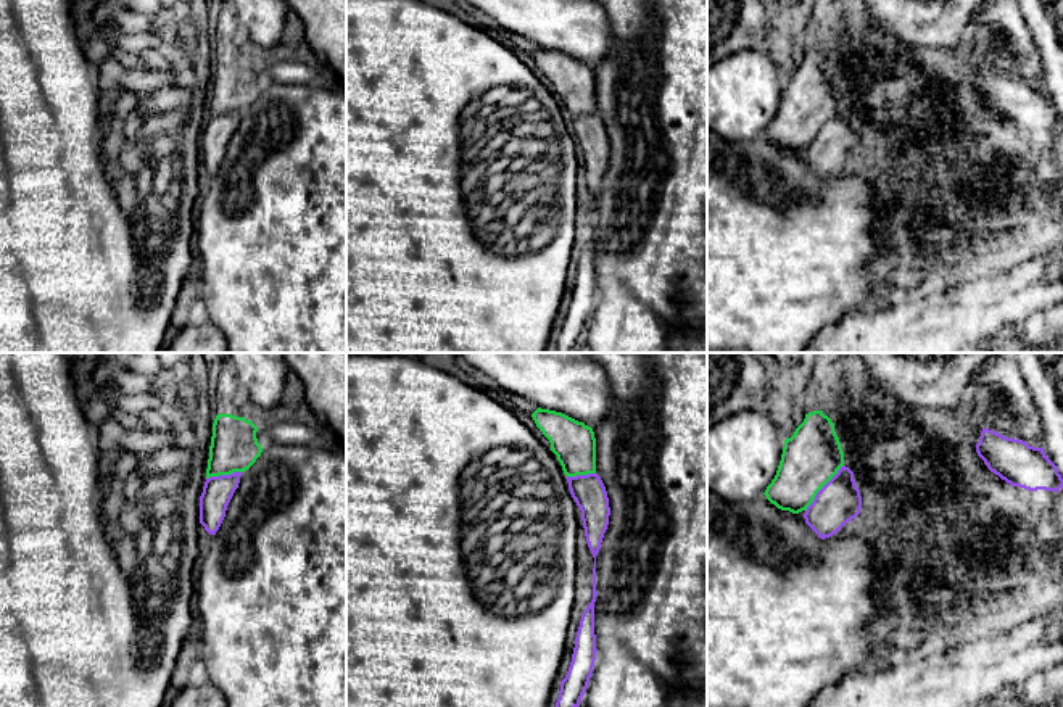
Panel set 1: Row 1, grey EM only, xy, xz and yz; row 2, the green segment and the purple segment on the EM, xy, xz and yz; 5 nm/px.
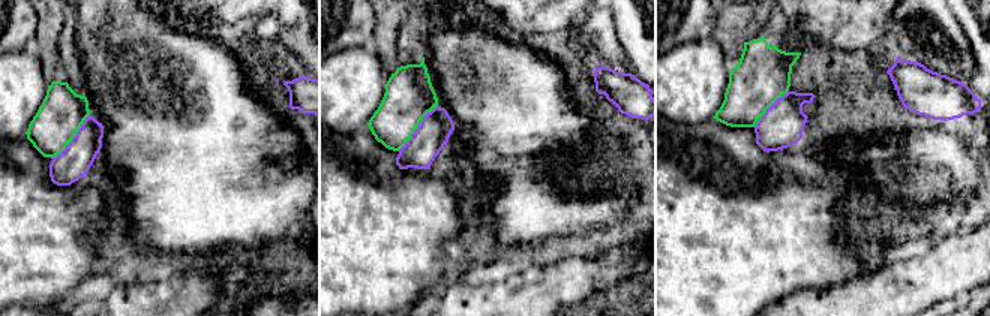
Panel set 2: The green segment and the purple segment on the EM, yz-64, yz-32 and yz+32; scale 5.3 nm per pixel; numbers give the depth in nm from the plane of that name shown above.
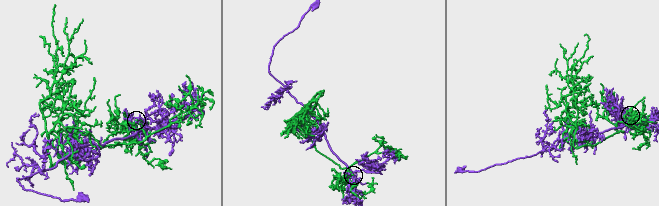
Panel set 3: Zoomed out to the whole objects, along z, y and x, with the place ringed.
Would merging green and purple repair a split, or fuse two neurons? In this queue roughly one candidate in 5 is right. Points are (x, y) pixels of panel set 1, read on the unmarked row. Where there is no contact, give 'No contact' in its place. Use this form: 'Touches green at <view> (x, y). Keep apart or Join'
Touches green at yz (822, 126). Keep apart

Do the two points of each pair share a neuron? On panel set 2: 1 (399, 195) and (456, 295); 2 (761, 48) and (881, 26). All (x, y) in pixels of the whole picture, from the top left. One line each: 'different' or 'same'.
1: different
2: same

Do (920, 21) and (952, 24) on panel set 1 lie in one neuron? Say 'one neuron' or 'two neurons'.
one neuron

